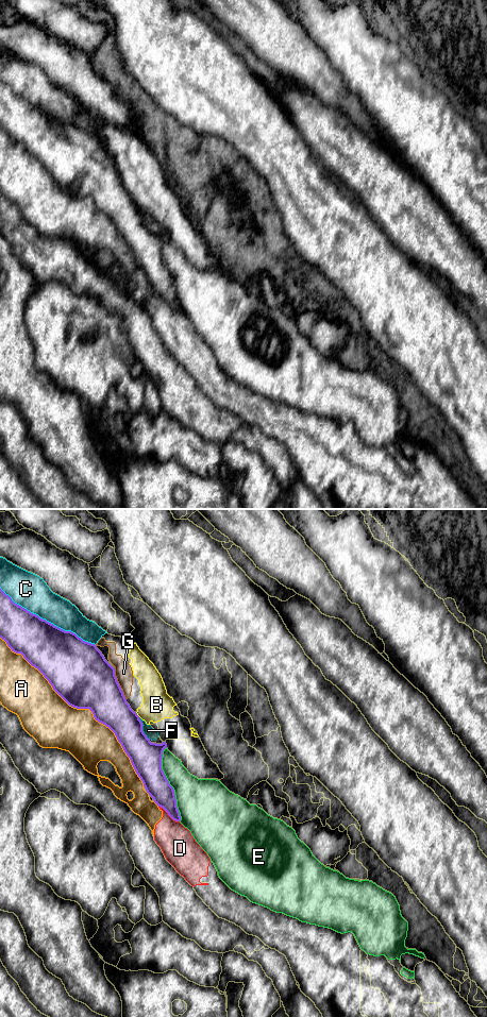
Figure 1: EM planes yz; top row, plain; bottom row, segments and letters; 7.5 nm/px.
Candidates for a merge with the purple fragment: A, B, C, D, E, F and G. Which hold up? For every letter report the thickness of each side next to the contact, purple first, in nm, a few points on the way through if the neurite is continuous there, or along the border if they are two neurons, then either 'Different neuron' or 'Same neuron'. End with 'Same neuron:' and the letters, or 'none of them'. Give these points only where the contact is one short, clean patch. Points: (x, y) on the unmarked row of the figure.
A: Thickness 440 nm (purple) against 360 nm. Different neuron
B: Thickness 280 nm (purple) against 220 nm. Boundary: yz (135, 202), (139, 206). Different neuron
C: Thickness 380 nm (purple) against 260 nm. Different neuron
D: Thickness 180 nm (purple) against 260 nm. Different neuron
E: Thickness 220 nm (purple) against 340 nm. Different neuron
F: Thickness 240 nm (purple) against 80 nm. Boundary: yz (138, 207), (143, 215), (143, 222), (150, 229). Different neuron
G: Thickness 440 nm (purple) against 140 nm. Boundary: yz (114, 158), (114, 165), (121, 178). Different neuron
Same neuron: none of them

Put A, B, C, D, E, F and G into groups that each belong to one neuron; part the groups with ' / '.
A D / B G / C / E F

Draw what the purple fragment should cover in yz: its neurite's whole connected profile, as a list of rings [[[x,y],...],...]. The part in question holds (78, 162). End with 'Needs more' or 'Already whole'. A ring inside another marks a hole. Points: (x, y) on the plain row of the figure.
[[[1,79],[0,128],[6,132],[12,141],[21,143],[32,156],[37,158],[69,196],[89,199],[96,210],[115,223],[147,283],[173,310],[180,311],[174,279],[162,259],[163,241],[167,238],[167,234],[151,233],[144,223],[144,215],[127,192],[115,166],[115,158],[105,150],[97,136],[31,103],[15,94]]]. Already whole

